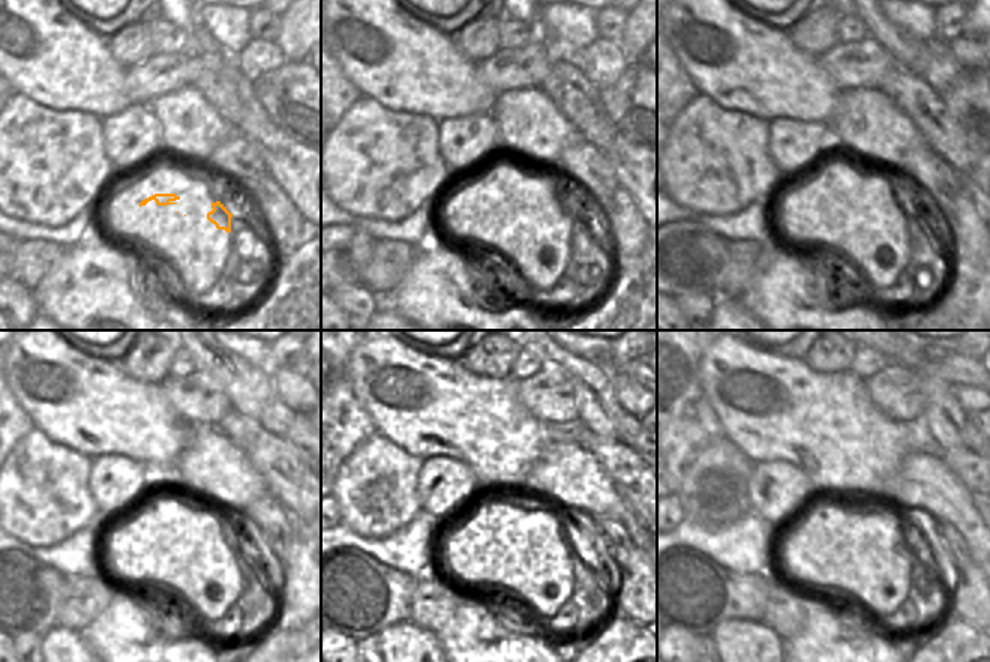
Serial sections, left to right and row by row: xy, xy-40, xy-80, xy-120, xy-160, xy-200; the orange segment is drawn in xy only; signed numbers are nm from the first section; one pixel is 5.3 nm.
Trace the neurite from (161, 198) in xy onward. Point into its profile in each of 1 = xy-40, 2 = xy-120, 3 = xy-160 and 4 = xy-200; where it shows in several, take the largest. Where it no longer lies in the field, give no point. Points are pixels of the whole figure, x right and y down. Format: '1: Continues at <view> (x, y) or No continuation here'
1: Continues at xy-40 (500, 198)
2: Continues at xy-120 (161, 533)
3: Continues at xy-160 (497, 533)
4: Continues at xy-200 (852, 538).

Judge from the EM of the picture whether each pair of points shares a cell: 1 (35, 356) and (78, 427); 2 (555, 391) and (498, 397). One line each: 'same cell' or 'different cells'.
1: same cell
2: different cells

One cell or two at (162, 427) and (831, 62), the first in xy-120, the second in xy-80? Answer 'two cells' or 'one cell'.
two cells

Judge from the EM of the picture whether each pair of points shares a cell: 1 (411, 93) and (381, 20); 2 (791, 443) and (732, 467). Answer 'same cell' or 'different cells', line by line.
1: same cell
2: different cells

